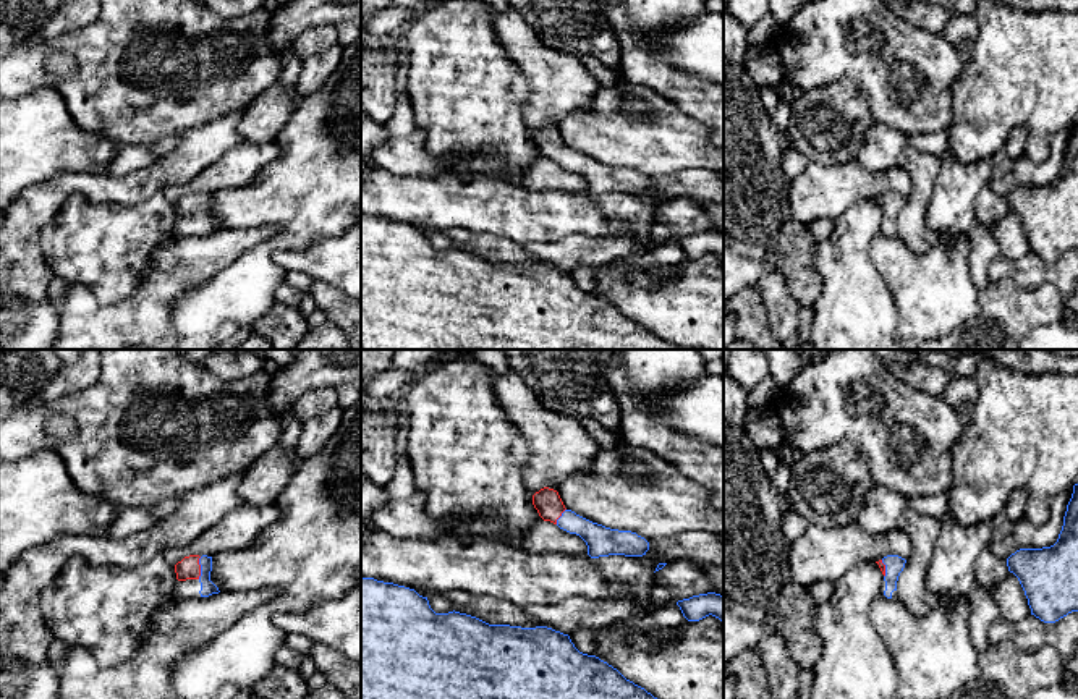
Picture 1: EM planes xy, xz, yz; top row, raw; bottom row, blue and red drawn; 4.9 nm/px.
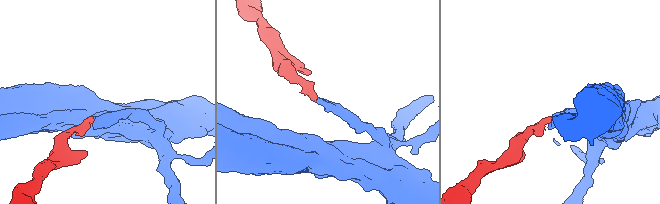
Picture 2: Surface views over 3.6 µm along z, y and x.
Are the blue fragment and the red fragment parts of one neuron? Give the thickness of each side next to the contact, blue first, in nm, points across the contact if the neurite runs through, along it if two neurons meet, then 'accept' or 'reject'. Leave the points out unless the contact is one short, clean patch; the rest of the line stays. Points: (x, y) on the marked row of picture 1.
80/110 nm | across xy (207, 588), (201, 568), (188, 568) | accept

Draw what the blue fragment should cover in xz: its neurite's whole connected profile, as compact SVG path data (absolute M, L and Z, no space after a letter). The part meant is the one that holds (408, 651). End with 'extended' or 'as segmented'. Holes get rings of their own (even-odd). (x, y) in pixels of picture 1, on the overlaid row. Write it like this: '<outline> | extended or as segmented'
M361 578L361 699L657 699L644 688L626 680L617 668L596 655L579 652L568 634L547 626L521 628L489 625L476 616L448 612L435 613L427 597L393 582Z | as segmented

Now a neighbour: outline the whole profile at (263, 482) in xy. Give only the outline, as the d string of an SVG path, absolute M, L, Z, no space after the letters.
M280 442L262 455L244 474L236 494L241 505L274 505L303 463L296 448L286 450Z

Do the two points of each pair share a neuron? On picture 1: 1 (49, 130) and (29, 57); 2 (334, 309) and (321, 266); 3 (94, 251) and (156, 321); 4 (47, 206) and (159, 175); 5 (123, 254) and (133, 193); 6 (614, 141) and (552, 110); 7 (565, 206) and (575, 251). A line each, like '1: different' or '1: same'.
1: different
2: different
3: different
4: same
5: different
6: different
7: different

